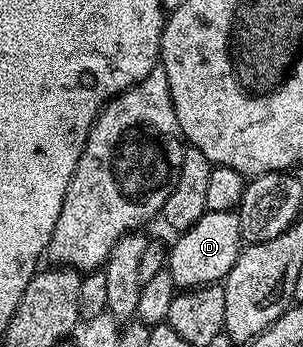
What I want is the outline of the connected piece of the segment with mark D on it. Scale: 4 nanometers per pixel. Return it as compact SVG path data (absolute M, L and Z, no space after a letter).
M233 209L207 211L192 223L192 227L181 230L168 249L168 271L179 290L199 289L201 285L216 285L225 282L236 259L241 255L244 242L240 231L240 219Z

